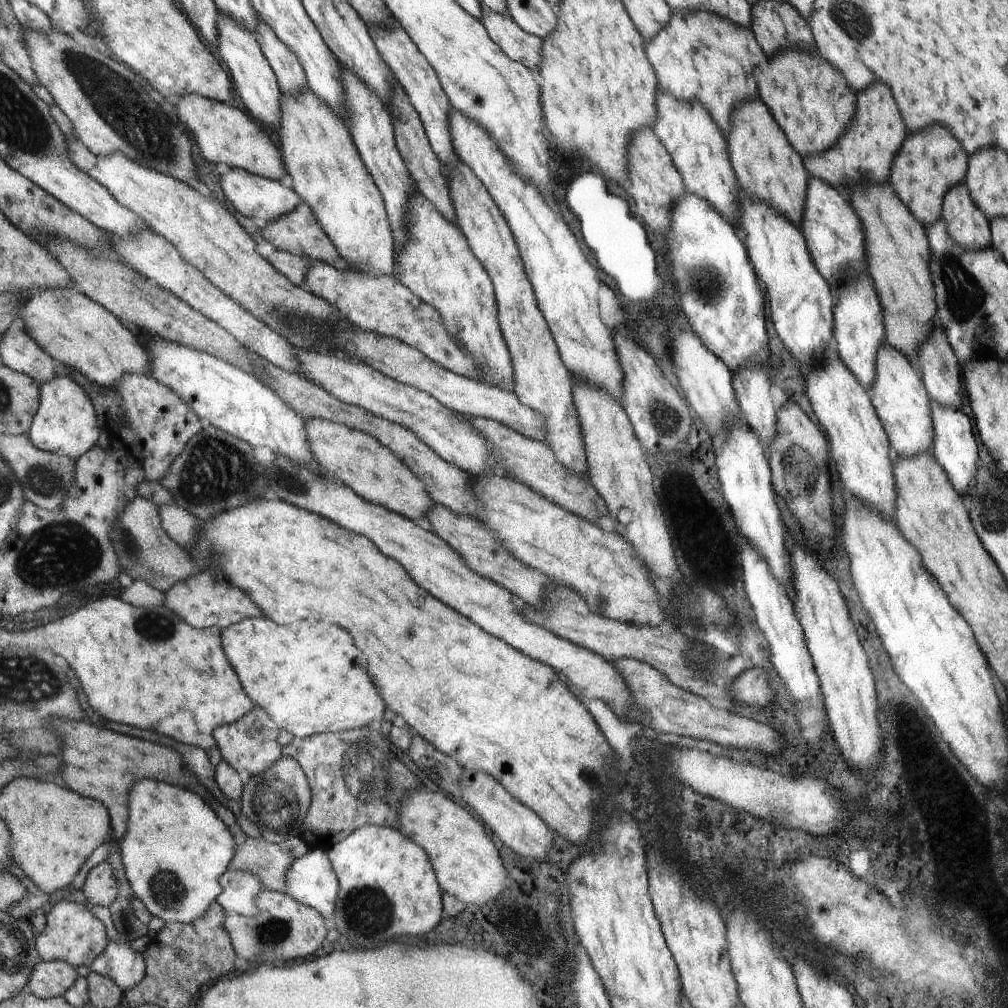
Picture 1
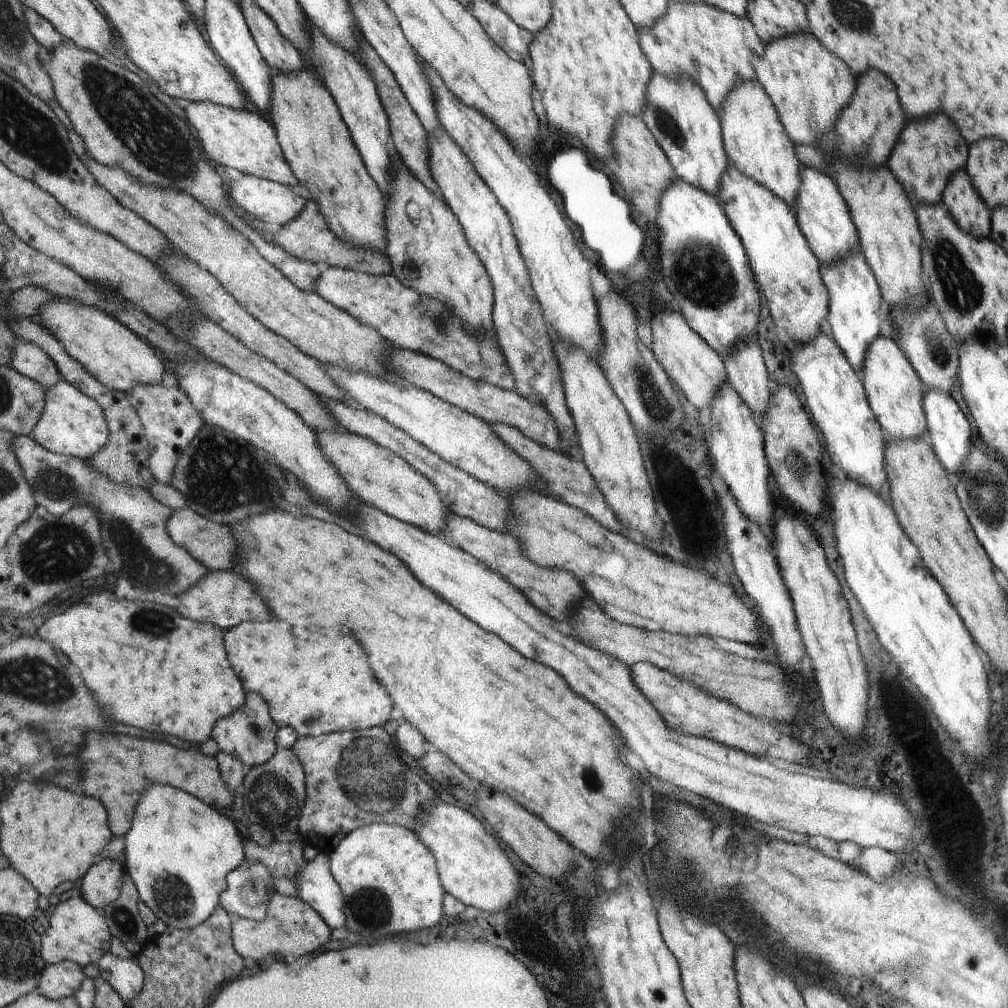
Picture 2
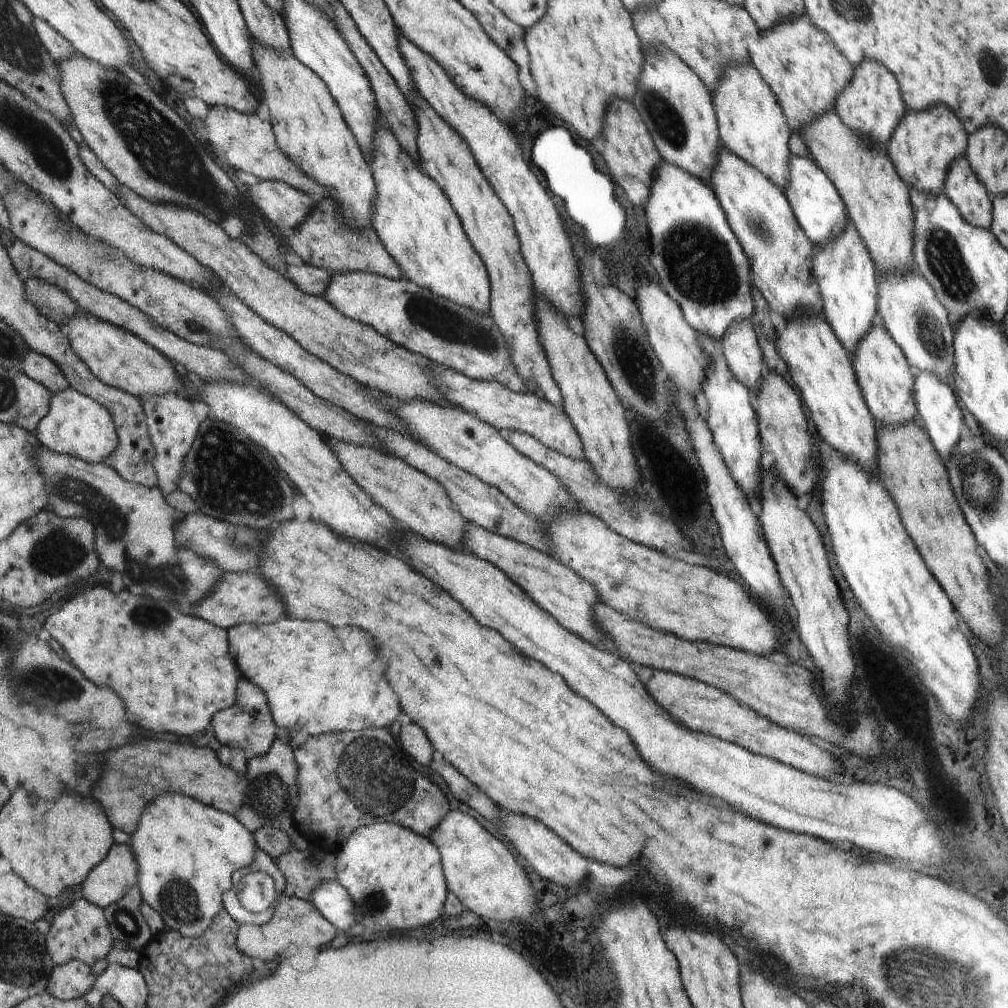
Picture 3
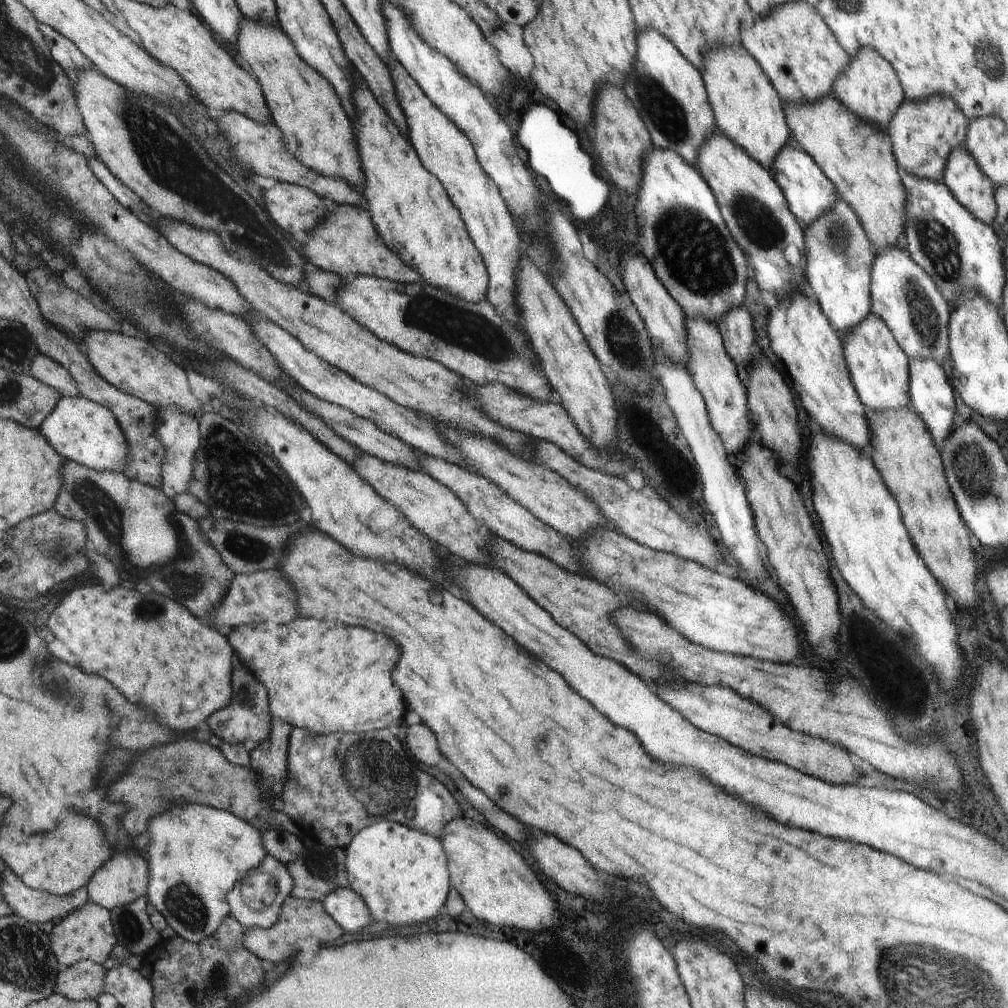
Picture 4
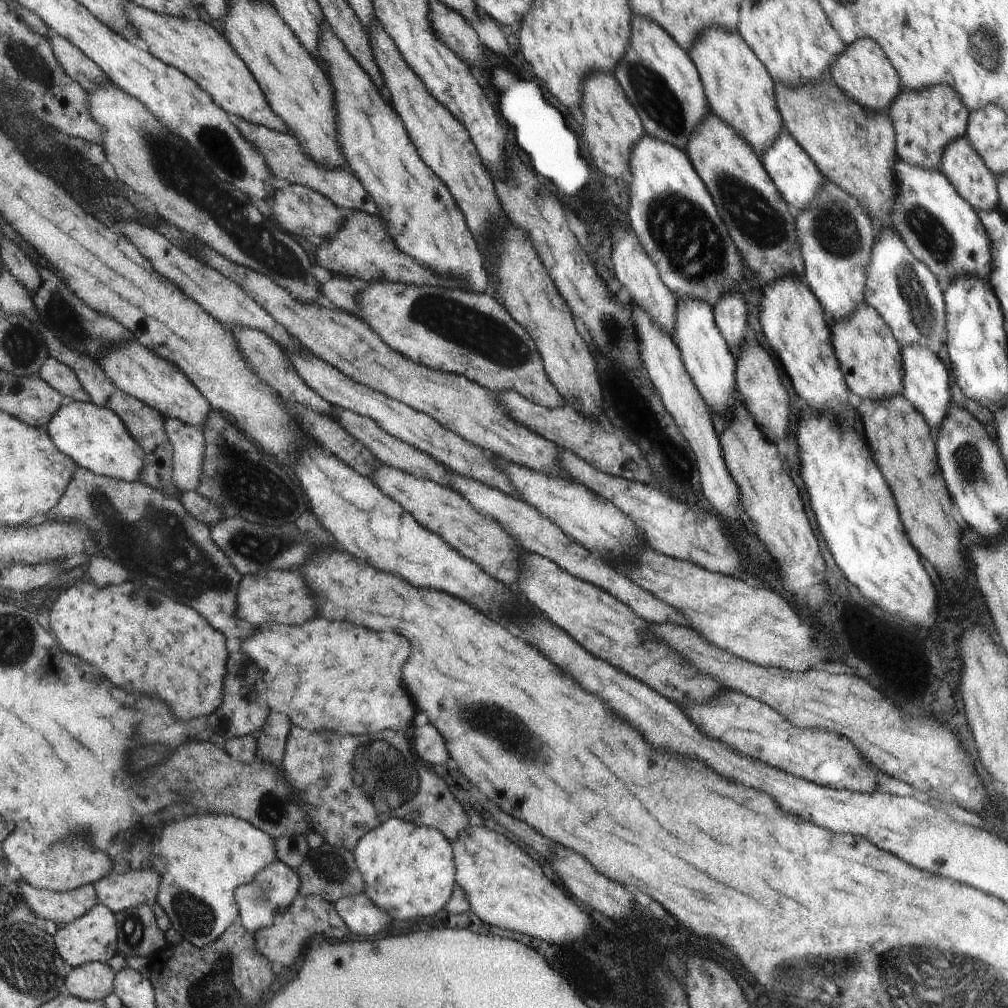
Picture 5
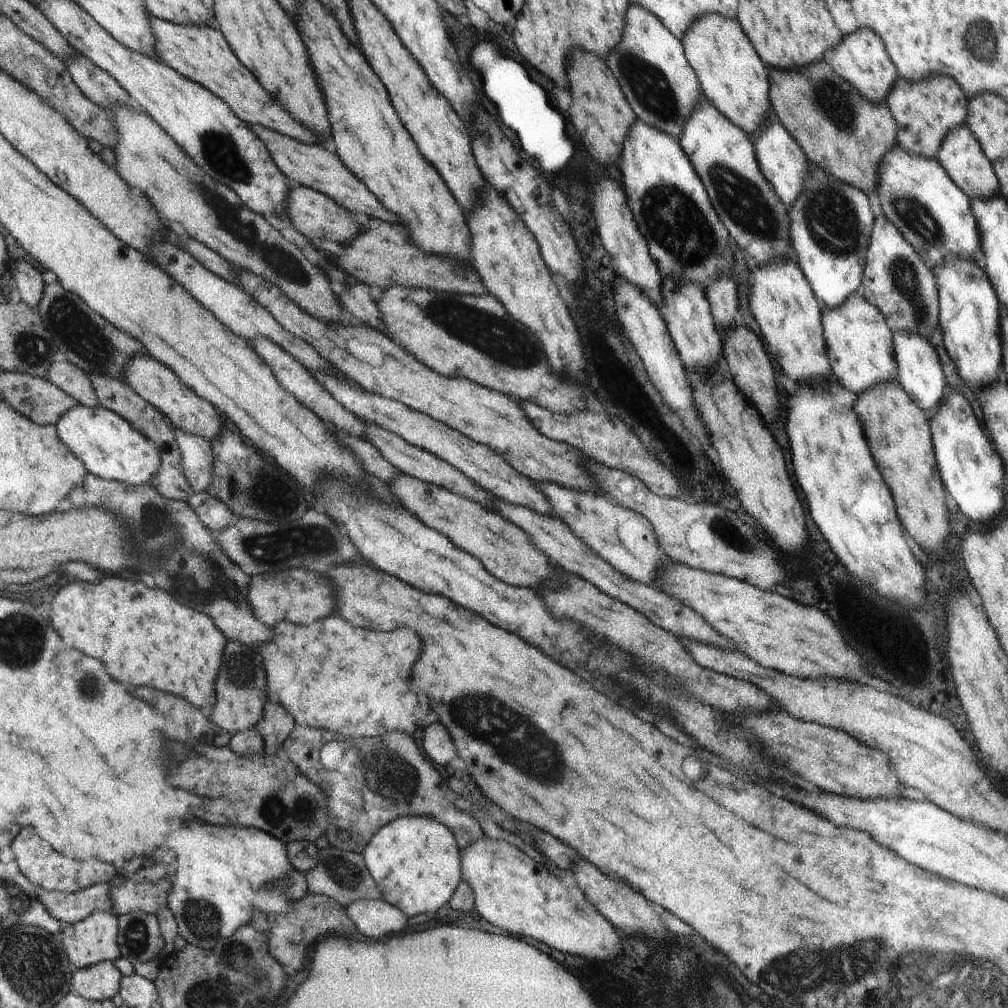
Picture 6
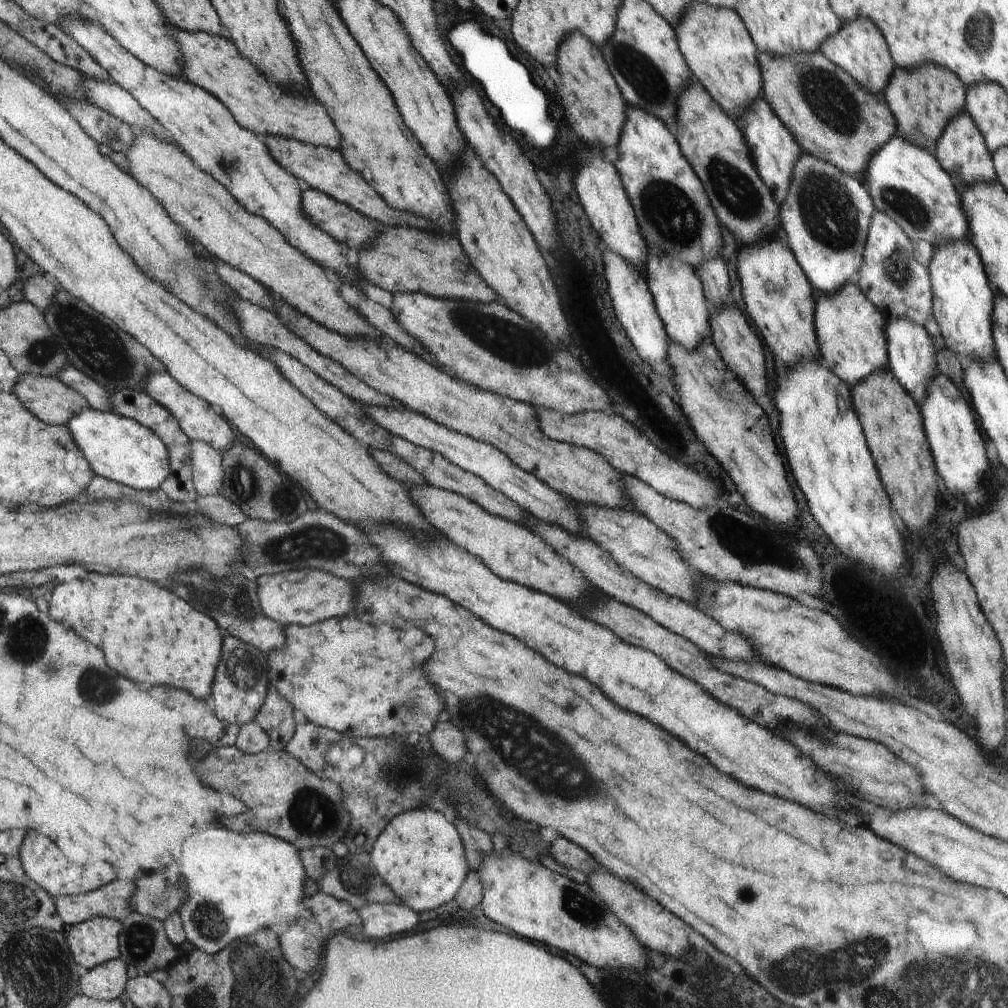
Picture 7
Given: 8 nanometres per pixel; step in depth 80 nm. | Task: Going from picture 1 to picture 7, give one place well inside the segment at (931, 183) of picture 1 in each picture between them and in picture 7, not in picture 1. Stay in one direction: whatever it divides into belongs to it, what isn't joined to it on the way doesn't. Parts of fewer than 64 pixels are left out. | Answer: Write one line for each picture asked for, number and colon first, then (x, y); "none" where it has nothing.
2: (932, 151)
3: (926, 144)
4: (924, 135)
5: (926, 121)
6: (926, 112)
7: (924, 101)

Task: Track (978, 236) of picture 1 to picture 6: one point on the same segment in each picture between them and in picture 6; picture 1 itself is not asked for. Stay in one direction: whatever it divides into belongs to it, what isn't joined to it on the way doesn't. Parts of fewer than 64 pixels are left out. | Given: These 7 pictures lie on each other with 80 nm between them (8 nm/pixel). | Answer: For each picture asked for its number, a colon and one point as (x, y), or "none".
2: (963, 201)
3: (963, 186)
4: (972, 188)
5: (966, 170)
6: (961, 154)

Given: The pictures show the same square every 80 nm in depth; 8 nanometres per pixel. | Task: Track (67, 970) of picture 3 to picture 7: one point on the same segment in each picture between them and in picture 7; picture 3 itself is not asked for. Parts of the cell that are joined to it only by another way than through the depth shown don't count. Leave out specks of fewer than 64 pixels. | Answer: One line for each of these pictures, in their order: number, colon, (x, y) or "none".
4: (85, 979)
5: (93, 982)
6: (100, 982)
7: (107, 981)

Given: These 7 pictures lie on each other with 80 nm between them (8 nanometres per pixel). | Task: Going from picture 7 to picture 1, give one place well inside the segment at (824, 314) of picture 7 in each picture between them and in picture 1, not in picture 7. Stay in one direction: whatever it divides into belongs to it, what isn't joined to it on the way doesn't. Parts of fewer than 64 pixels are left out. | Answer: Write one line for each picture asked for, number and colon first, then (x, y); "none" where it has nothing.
1: (901, 400)
2: (895, 391)
3: (886, 378)
4: (880, 369)
5: (869, 354)
6: (860, 343)

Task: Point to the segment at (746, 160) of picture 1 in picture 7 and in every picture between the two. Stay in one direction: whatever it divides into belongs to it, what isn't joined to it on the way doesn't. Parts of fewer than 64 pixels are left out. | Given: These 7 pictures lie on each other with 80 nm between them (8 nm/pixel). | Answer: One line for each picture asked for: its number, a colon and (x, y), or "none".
2: (757, 143)
3: (752, 124)
4: (747, 108)
5: (740, 90)
6: (733, 76)
7: (716, 44)

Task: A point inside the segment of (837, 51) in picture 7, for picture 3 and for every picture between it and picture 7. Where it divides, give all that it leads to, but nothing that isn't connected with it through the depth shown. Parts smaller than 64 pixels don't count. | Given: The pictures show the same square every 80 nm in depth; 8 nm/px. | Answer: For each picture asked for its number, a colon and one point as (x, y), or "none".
3: (871, 104)
4: (869, 88)
5: (863, 71)
6: (861, 59)

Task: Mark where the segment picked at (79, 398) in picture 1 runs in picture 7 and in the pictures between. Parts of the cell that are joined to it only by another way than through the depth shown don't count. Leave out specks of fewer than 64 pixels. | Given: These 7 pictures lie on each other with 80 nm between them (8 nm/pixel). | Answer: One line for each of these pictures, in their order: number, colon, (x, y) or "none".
2: (73, 424)
3: (76, 425)
4: (81, 430)
5: (94, 436)
6: (111, 448)
7: (119, 449)

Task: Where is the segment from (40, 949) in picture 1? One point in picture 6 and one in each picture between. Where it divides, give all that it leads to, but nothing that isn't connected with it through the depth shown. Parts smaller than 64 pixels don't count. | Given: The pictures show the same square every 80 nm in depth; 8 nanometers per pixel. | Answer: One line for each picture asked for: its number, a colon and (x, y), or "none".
2: (78, 932)
3: (79, 930)
4: (87, 933)
5: (93, 938)
6: (94, 939)

